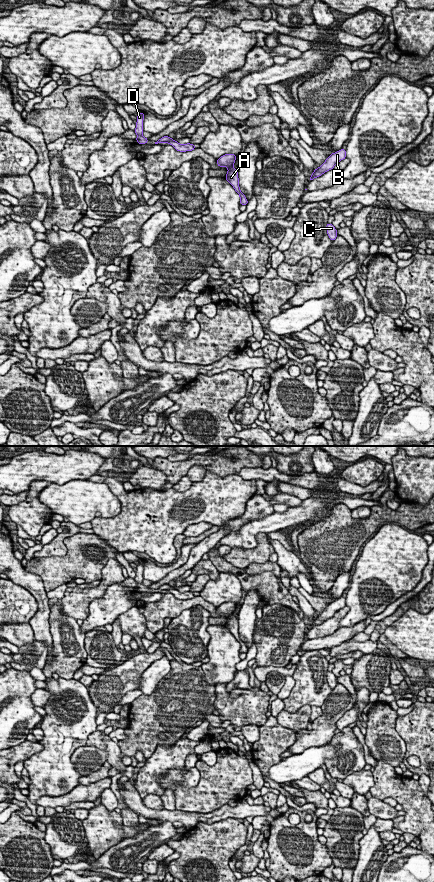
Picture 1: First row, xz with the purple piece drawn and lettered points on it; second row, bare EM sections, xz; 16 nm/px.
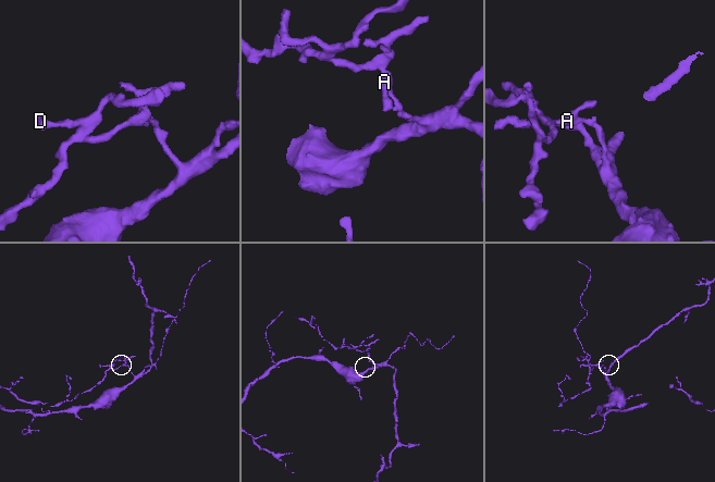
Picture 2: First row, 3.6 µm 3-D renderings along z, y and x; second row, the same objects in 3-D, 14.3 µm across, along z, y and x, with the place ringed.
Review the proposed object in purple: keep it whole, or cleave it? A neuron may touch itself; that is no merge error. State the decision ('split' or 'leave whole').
split

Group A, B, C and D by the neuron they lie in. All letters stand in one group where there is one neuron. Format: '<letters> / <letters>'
A B C / D

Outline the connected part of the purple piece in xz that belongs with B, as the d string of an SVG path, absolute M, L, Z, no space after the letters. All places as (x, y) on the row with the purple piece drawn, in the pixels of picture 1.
M343 148L335 153L332 153L319 168L314 170L312 176L309 178L309 181L312 181L314 178L320 177L323 173L333 169L338 162L345 158L346 151Z

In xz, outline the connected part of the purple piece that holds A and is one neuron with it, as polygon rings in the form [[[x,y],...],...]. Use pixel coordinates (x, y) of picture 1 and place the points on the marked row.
[[[234,167],[228,168],[227,175],[225,176],[225,179],[233,186],[235,191],[240,196],[240,205],[247,205],[248,200],[246,199],[245,195],[240,191],[239,187],[239,178],[238,178],[238,171]]]

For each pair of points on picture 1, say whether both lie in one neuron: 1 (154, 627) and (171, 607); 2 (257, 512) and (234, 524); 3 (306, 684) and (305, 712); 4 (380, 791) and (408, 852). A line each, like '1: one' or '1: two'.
1: one
2: one
3: two
4: two

